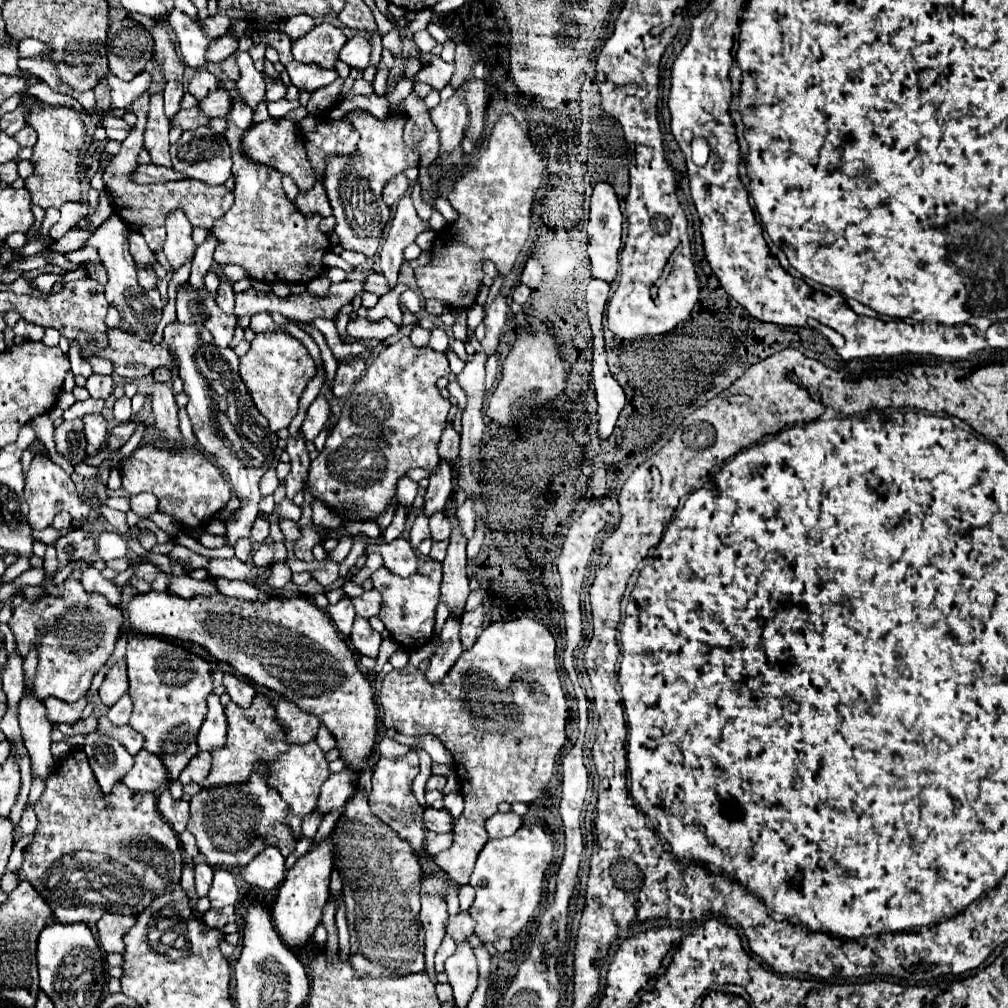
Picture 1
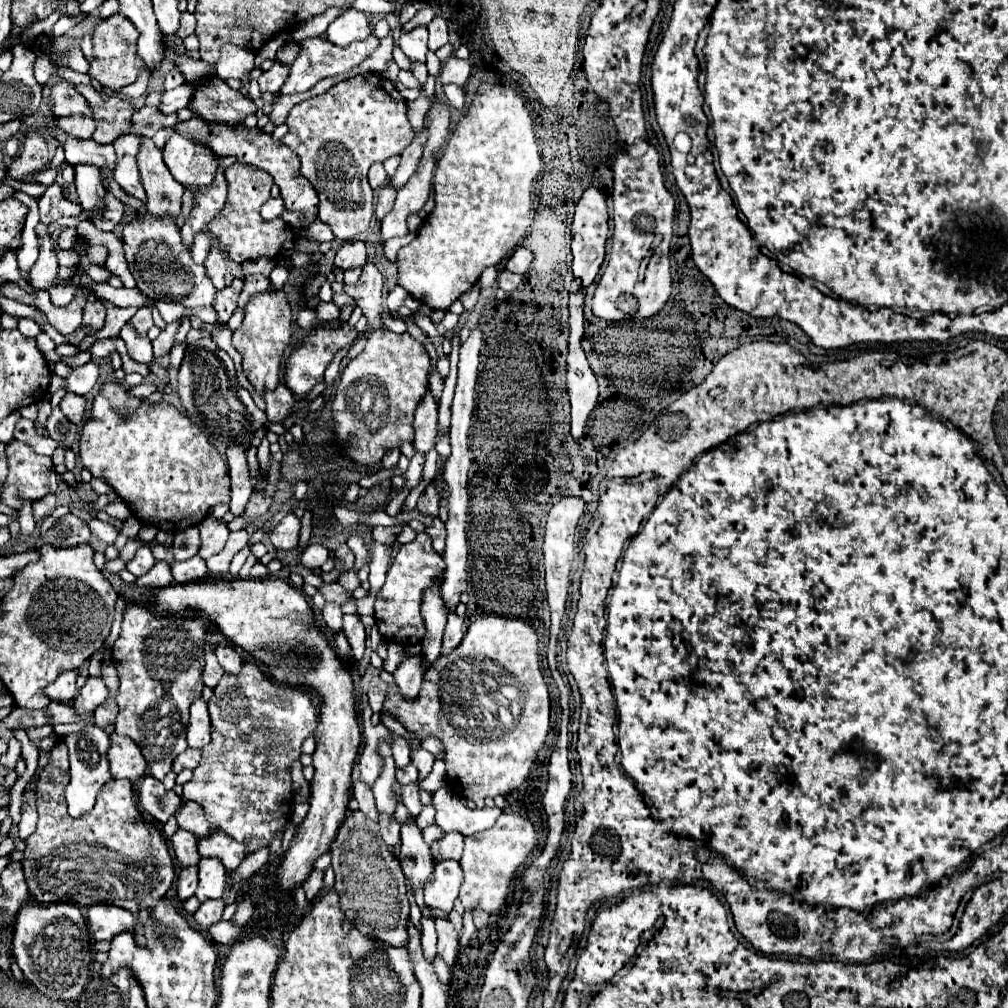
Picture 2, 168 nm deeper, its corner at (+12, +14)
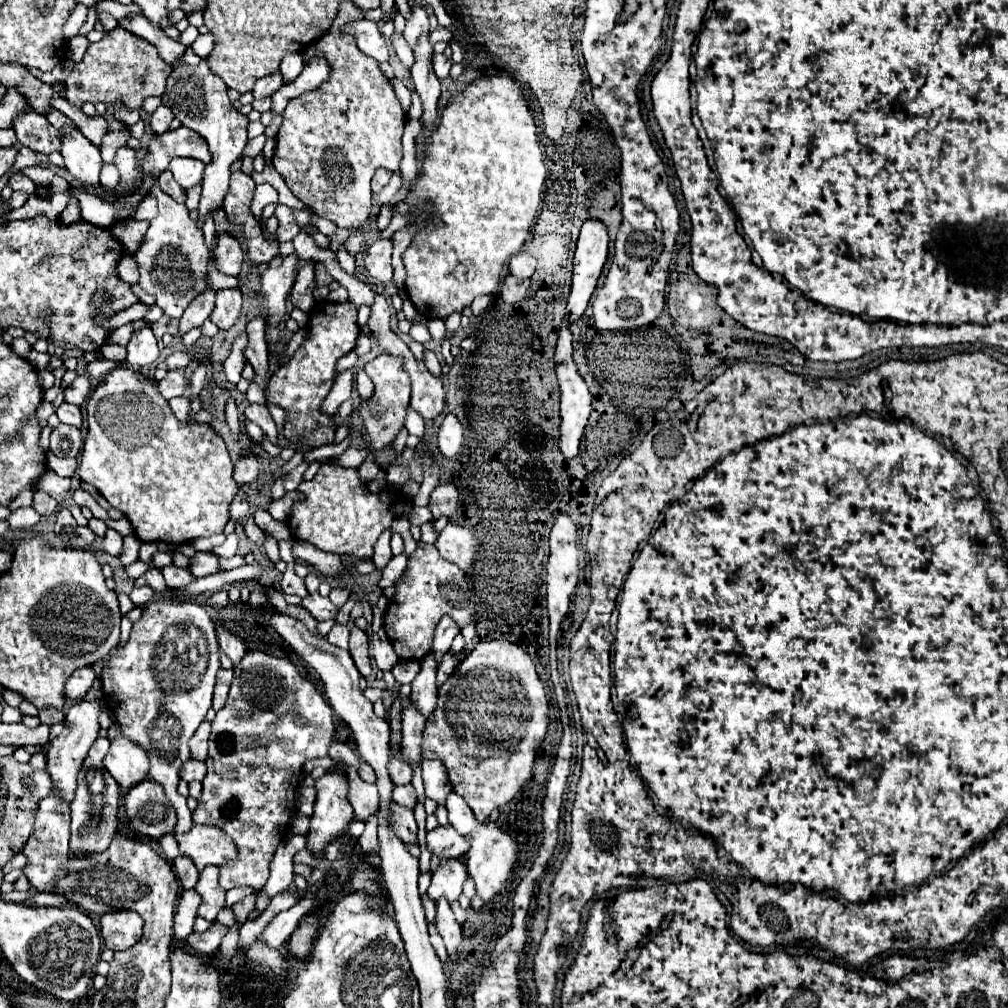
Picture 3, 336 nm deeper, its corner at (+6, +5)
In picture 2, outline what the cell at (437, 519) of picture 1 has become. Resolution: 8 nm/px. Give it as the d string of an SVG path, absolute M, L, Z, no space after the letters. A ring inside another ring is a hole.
M427 486L423 490L423 494L419 496L419 502L417 502L417 510L423 516L431 516L431 518L437 516L437 510L439 510L439 492L435 490L435 486Z

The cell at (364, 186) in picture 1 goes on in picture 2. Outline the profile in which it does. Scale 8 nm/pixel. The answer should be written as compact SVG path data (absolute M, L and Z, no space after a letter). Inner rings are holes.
M361 74L361 76L357 76L357 78L351 78L351 80L345 80L345 82L335 84L333 88L329 88L329 92L323 92L323 94L319 94L319 96L315 96L315 98L309 98L309 100L303 100L303 102L295 104L295 106L291 108L291 112L289 112L287 120L285 120L285 124L289 126L289 132L281 138L281 142L287 144L287 146L291 146L291 148L299 154L299 158L301 158L301 172L303 172L303 176L313 184L313 188L315 188L317 194L319 194L319 214L317 214L319 220L325 222L325 224L333 230L335 240L341 240L341 242L351 242L351 240L355 240L357 236L361 236L361 234L367 230L367 226L369 226L369 222L371 222L371 218L373 218L373 190L371 190L371 186L367 184L367 170L371 168L371 164L375 164L375 162L379 162L379 160L387 160L387 158L393 156L393 154L401 154L401 152L411 144L411 138L415 136L415 132L413 132L413 128L411 128L411 124L409 124L409 120L407 120L407 104L405 104L405 100L403 100L401 94L397 92L395 84L389 82L387 78L383 78L383 76L379 76L379 74Z

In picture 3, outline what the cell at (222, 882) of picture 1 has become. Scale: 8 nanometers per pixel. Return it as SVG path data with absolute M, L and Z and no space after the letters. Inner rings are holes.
M209 865L201 869L195 891L201 895L201 905L197 915L207 921L213 921L225 905L225 891L219 887L219 867Z

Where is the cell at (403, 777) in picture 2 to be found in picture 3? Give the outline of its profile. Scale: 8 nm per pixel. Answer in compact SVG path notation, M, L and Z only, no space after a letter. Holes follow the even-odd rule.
M393 757L389 761L389 777L393 779L395 785L407 785L407 783L411 783L413 769L405 761L399 761L399 759Z

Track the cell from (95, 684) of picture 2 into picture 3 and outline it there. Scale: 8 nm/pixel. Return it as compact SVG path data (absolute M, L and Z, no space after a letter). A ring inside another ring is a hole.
M77 701L67 711L67 723L65 723L65 729L61 731L61 735L49 741L47 773L51 775L51 781L53 781L53 793L57 793L57 797L65 799L67 803L73 801L75 787L77 787L77 773L81 771L81 763L83 763L89 747L93 745L93 741L99 737L97 717L101 711L103 711L101 701Z

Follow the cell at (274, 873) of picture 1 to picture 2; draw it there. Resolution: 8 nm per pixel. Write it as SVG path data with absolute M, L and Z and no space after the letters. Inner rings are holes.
M215 830L211 836L199 840L199 854L219 858L227 872L233 872L241 866L241 862L247 858L245 850L247 846L243 846L243 842L227 838L227 834L223 834L221 830Z

